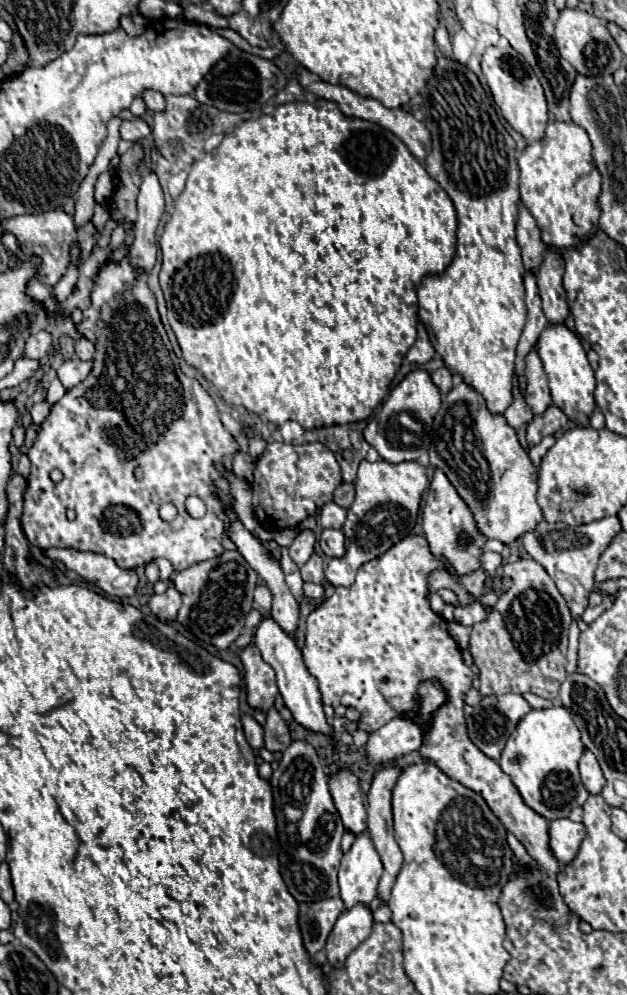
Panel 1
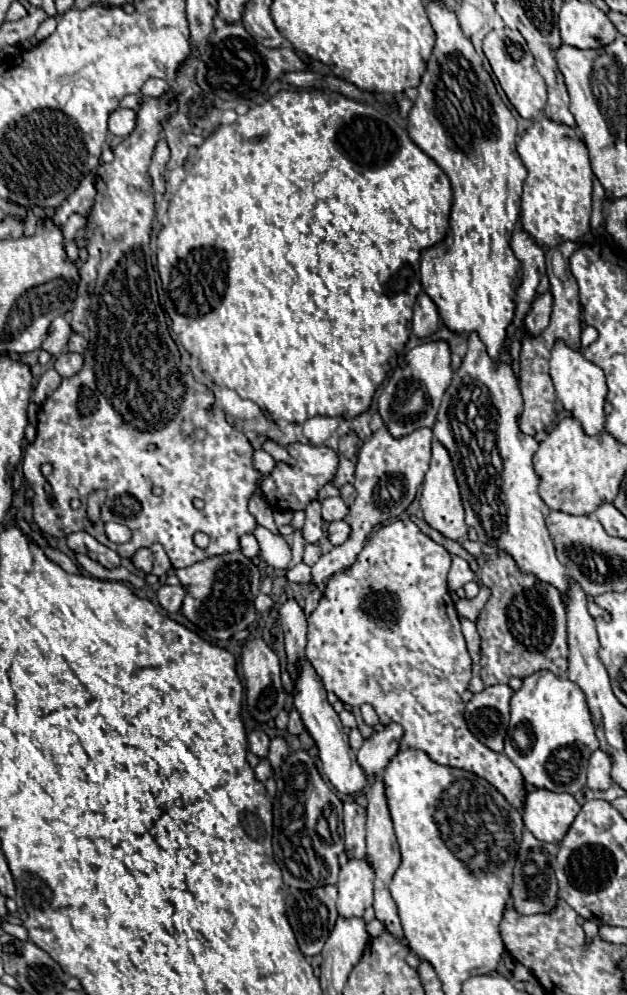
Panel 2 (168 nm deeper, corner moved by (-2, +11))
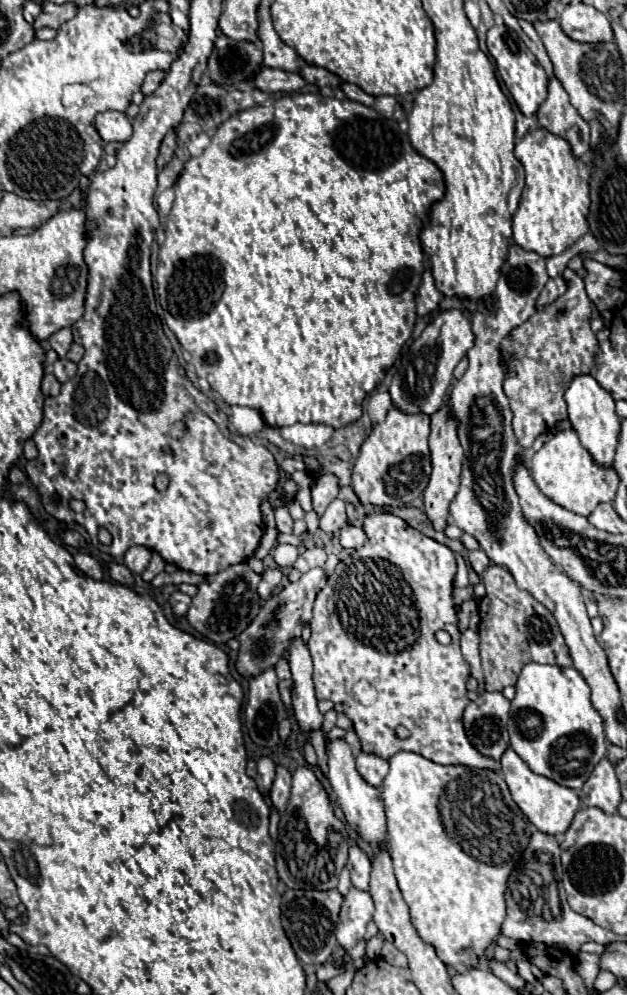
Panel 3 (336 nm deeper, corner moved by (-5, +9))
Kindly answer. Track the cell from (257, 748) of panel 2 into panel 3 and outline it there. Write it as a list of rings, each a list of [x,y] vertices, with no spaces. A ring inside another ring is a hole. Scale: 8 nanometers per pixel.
[[[262,756],[258,760],[258,778],[256,778],[256,784],[258,784],[258,790],[262,796],[270,794],[270,786],[274,782],[274,776],[276,776],[276,764],[268,756]]]

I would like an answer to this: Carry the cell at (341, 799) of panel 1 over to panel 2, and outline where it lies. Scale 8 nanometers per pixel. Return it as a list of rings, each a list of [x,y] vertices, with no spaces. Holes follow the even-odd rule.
[[[343,798],[345,804],[345,850],[349,858],[365,856],[365,812],[353,798]]]

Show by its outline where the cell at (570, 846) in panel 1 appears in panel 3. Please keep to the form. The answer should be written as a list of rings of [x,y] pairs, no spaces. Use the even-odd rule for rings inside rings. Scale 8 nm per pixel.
[[[508,748],[502,754],[502,774],[504,774],[506,782],[508,782],[512,798],[516,798],[516,804],[520,806],[520,810],[528,816],[528,820],[540,832],[556,836],[556,834],[562,834],[562,832],[568,830],[568,826],[570,826],[578,806],[580,806],[580,798],[578,798],[578,794],[572,788],[560,786],[560,784],[556,784],[554,780],[550,780],[546,776],[534,774],[528,768],[528,764],[512,748]]]

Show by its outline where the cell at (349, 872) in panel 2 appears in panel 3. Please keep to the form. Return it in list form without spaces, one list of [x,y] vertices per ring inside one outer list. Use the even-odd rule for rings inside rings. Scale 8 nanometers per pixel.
[[[350,888],[348,896],[344,896],[340,918],[336,924],[336,942],[340,948],[350,952],[364,938],[366,924],[372,920],[372,912],[374,902],[370,892]]]

